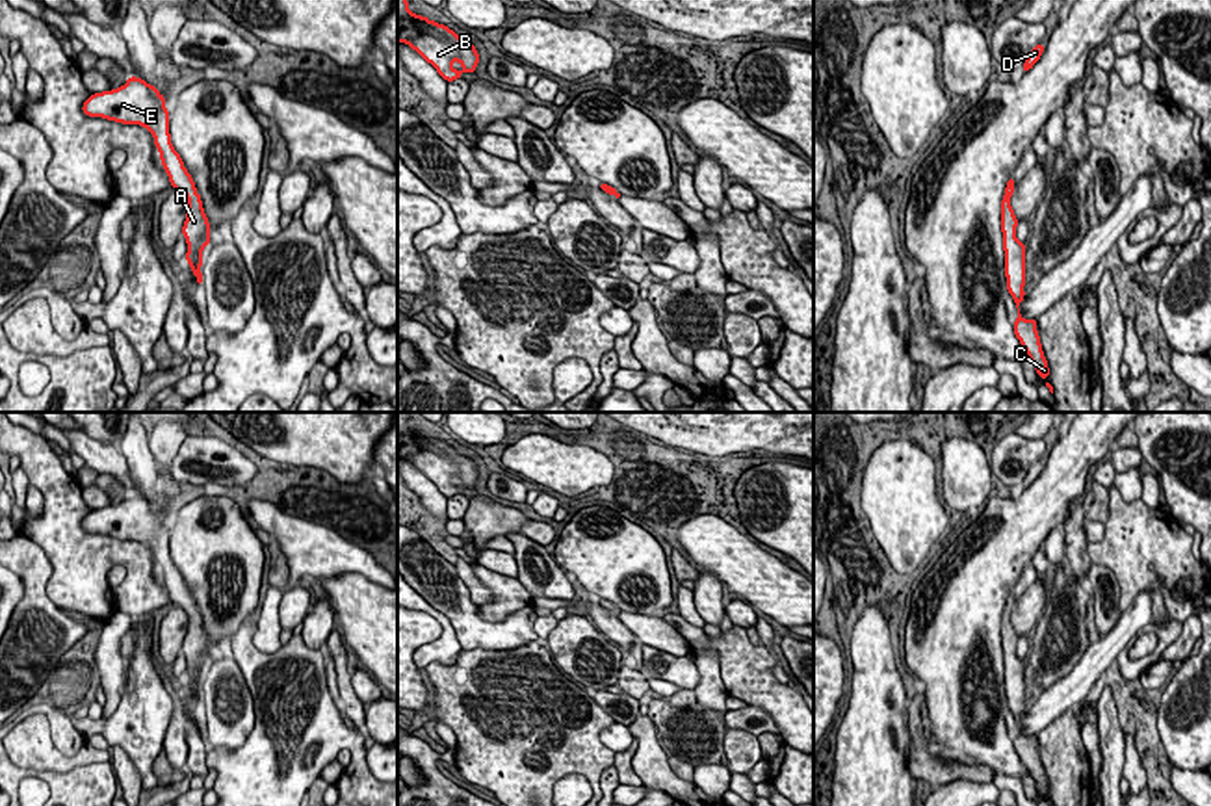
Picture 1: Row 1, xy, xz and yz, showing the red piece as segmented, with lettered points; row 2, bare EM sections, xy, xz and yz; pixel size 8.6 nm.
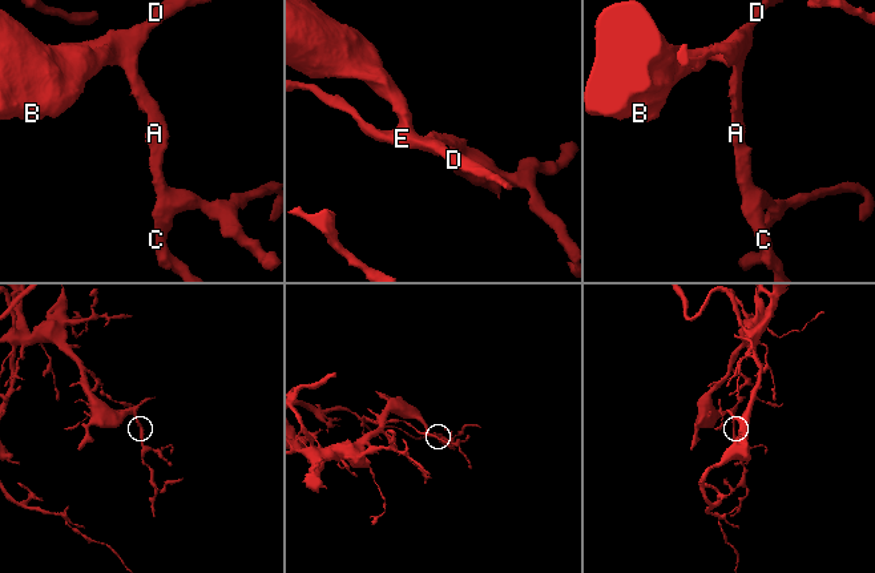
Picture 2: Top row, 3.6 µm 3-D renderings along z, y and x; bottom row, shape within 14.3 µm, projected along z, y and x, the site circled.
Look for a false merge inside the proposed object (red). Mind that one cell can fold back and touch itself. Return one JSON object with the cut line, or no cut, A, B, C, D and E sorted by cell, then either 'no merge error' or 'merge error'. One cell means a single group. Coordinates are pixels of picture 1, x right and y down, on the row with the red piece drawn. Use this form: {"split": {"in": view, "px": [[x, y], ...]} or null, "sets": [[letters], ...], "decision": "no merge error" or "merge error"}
{"split": null, "sets": [["A", "B", "C", "D", "E"]], "decision": "no merge error"}

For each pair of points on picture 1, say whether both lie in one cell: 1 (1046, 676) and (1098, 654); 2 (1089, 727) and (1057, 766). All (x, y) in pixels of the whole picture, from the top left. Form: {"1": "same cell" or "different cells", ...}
{"1": "different cells", "2": "different cells"}

